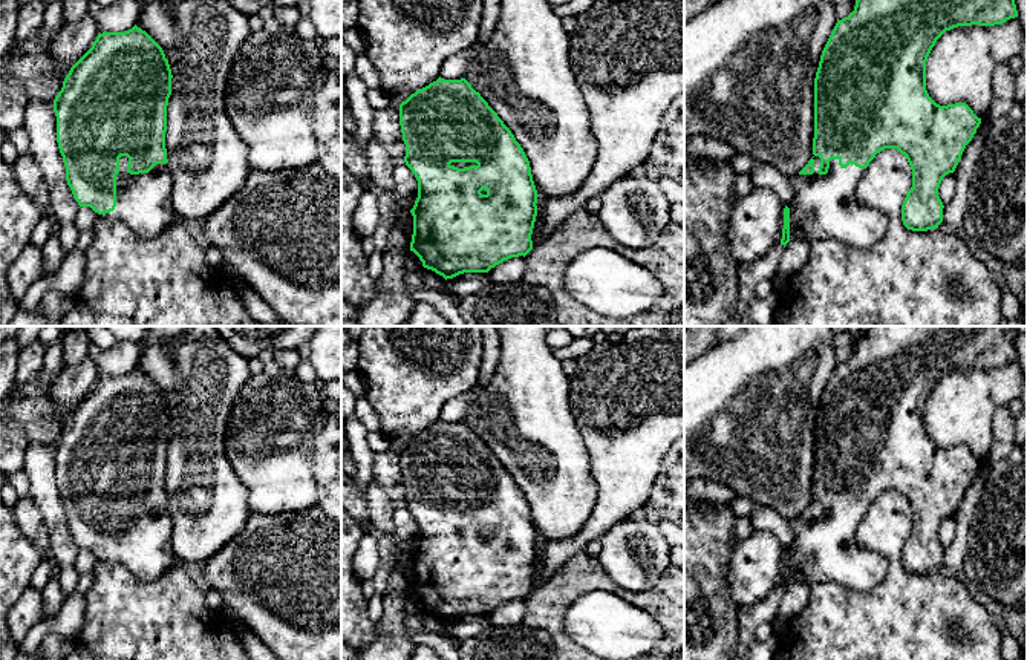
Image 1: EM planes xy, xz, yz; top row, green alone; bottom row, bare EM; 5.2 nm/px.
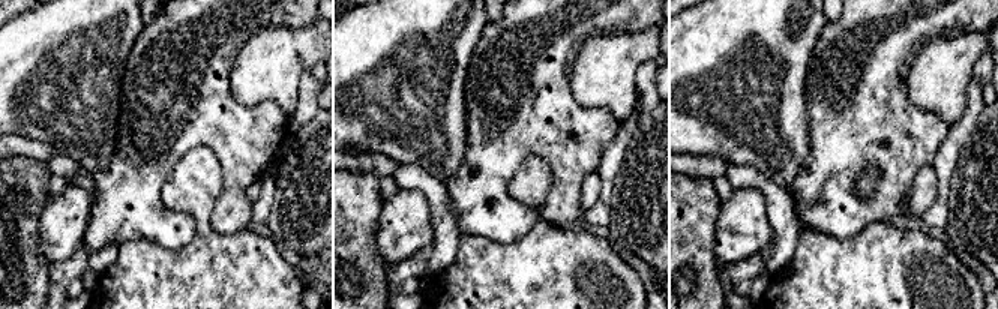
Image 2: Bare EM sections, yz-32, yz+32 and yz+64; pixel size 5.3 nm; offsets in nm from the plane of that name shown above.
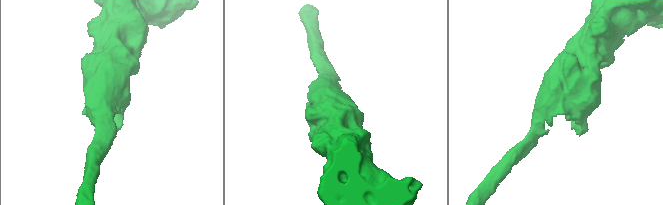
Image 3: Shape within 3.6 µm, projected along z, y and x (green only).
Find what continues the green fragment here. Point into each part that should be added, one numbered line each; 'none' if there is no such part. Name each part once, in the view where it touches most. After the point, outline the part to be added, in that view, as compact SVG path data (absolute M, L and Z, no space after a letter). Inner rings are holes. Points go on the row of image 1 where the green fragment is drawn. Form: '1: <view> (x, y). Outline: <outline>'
1: xy (144, 204). Outline: M119 158L116 207L99 219L121 221L142 239L159 236L174 221L171 202L173 178L168 164L156 164L148 173L130 175L129 158Z

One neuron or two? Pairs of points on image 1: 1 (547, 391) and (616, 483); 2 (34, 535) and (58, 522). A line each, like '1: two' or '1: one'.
1: two
2: two

